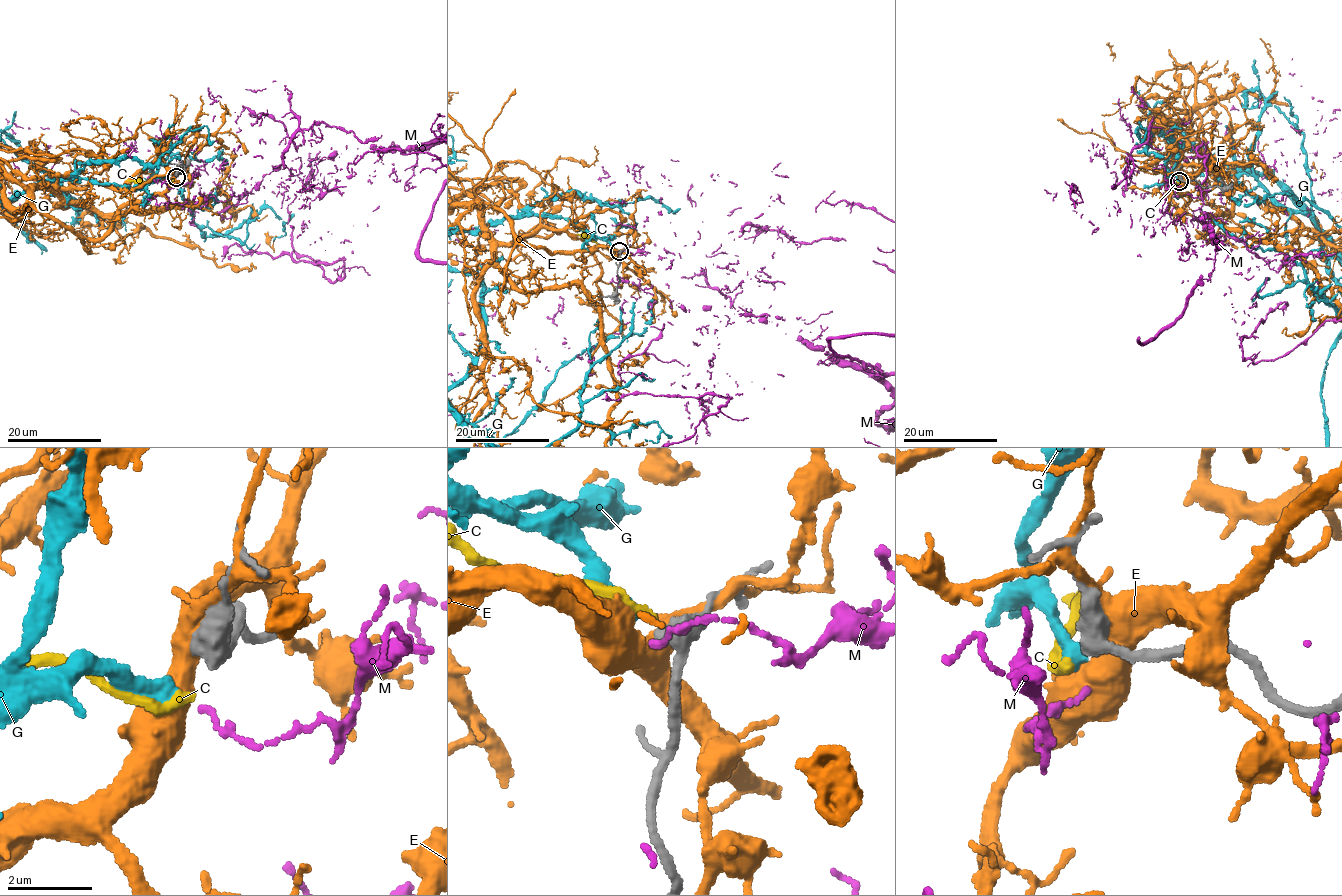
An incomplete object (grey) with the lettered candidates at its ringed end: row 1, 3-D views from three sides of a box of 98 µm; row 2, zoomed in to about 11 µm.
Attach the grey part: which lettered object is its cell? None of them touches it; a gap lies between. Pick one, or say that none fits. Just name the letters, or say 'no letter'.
C

